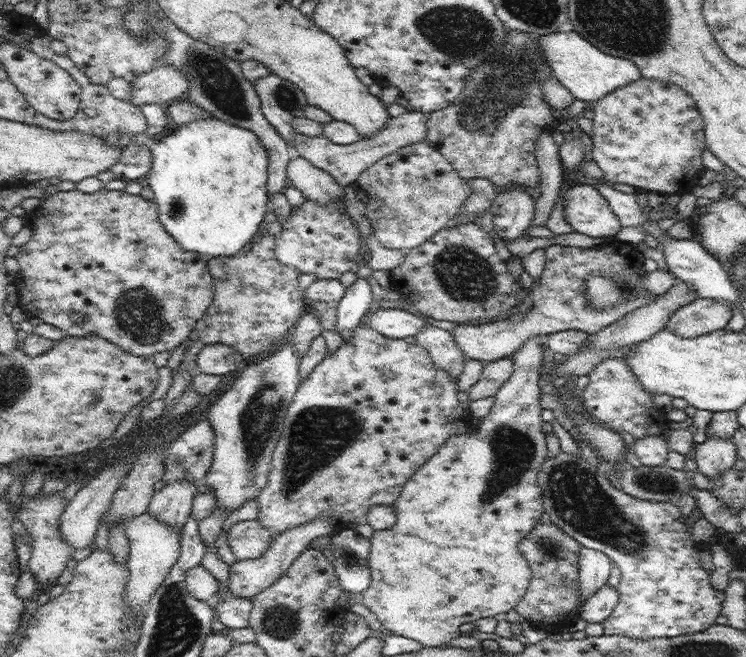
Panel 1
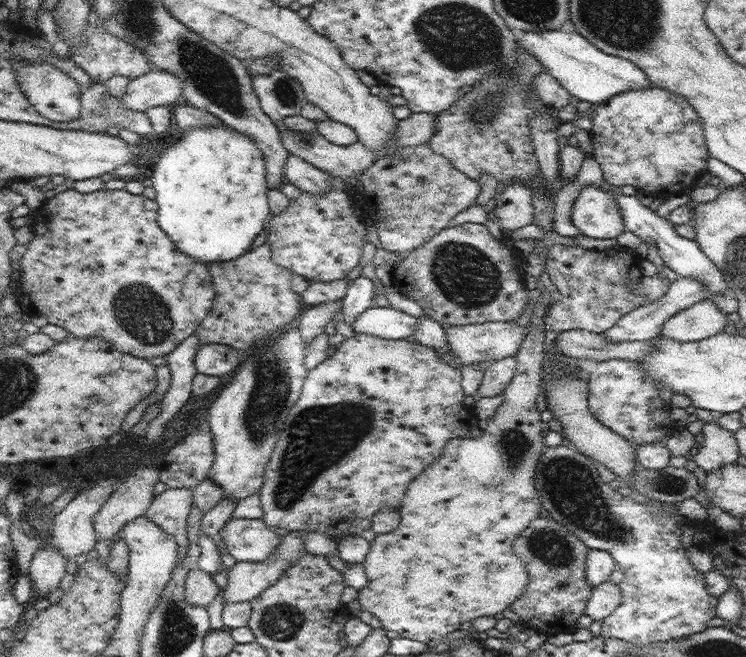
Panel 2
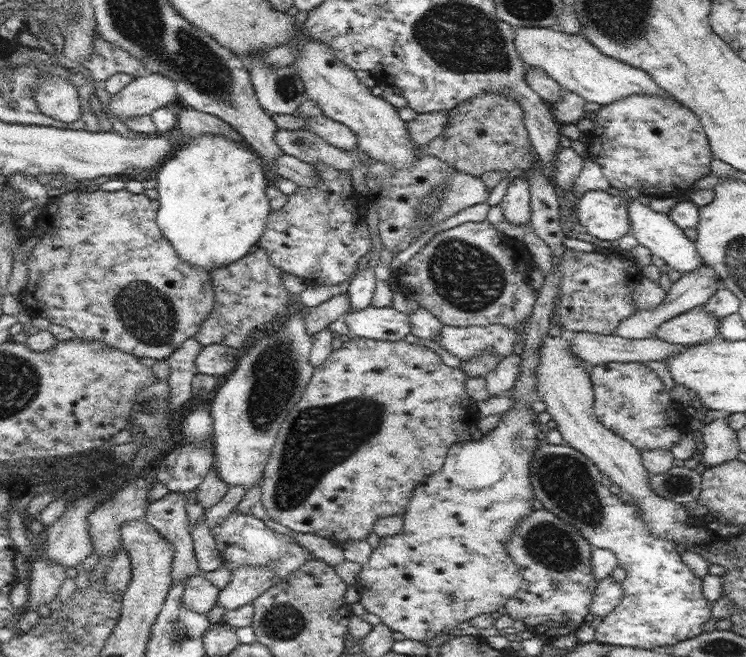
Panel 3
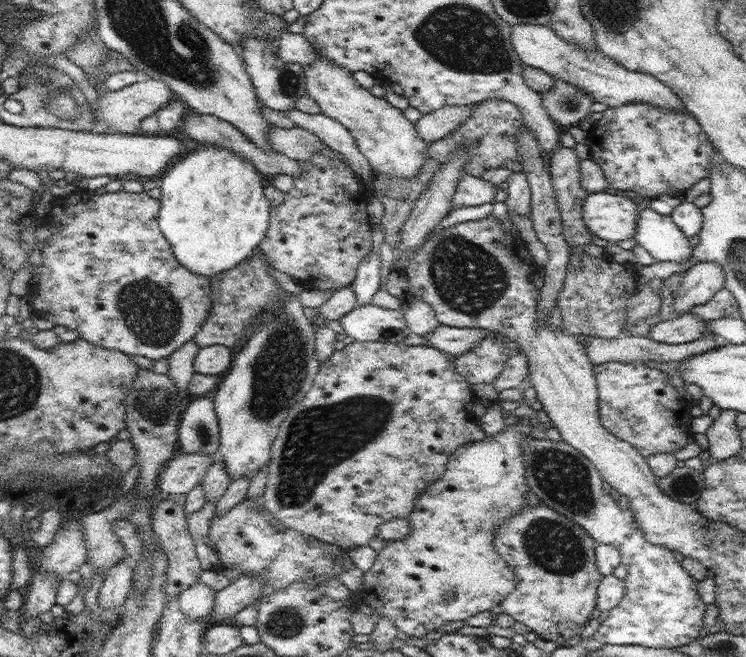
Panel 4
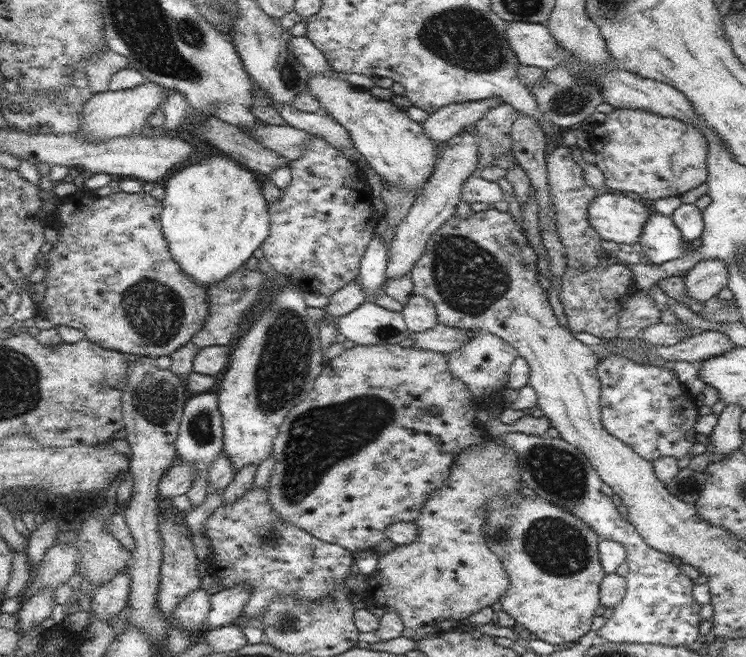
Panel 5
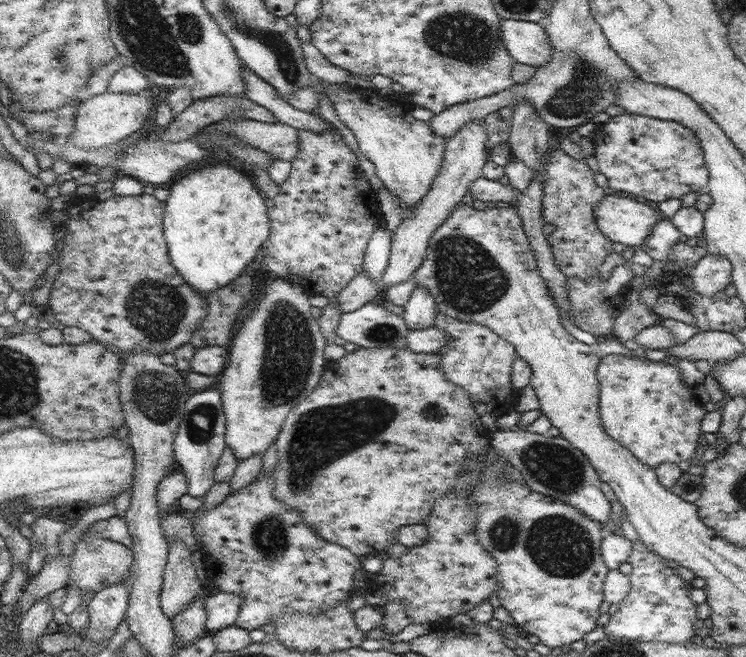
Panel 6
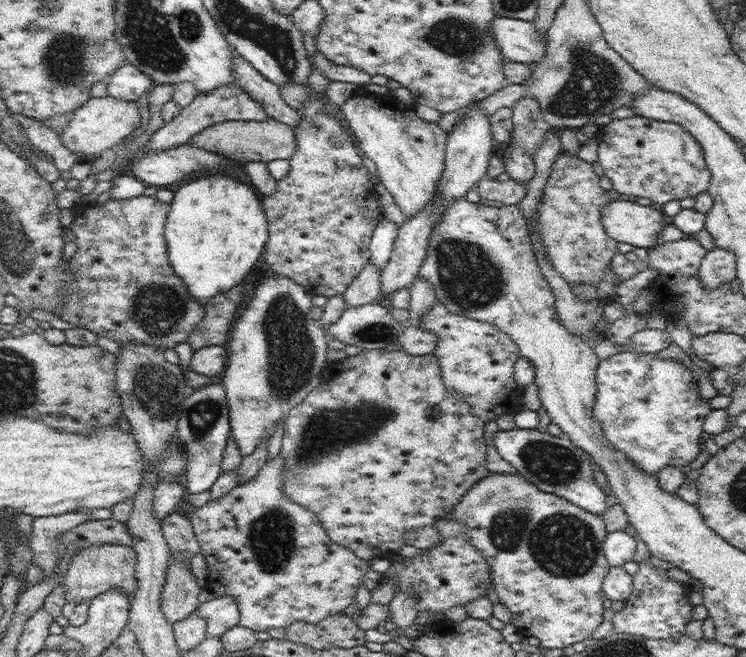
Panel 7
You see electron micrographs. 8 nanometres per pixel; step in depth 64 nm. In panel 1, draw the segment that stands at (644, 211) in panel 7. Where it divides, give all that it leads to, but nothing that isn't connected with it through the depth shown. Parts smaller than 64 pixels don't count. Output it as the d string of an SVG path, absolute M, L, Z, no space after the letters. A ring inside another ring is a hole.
M576 184L562 197L565 198L565 219L574 231L592 237L610 238L619 232L619 218L594 185Z

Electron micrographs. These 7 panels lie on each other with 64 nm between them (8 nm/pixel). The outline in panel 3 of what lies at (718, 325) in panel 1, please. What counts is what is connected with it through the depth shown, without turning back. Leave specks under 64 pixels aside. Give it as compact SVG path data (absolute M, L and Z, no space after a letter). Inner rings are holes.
M696 306L663 322L655 336L675 345L692 345L711 340L719 333L720 318L716 318L713 312L707 312L704 306Z

